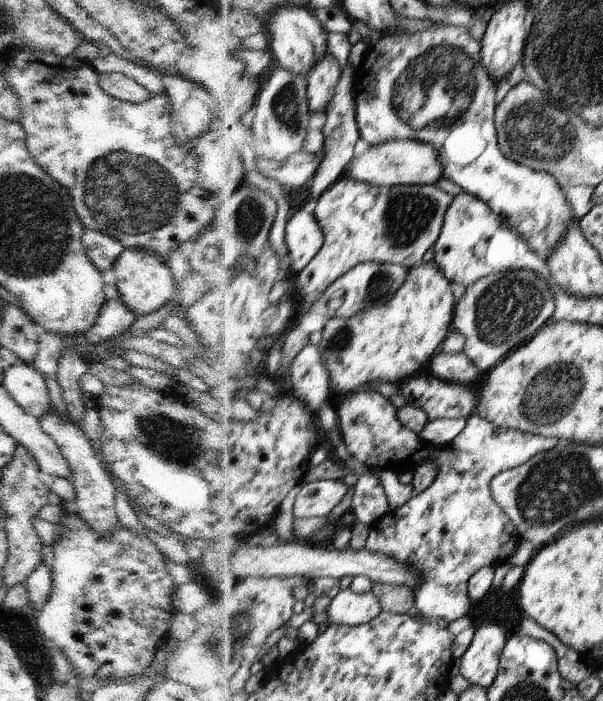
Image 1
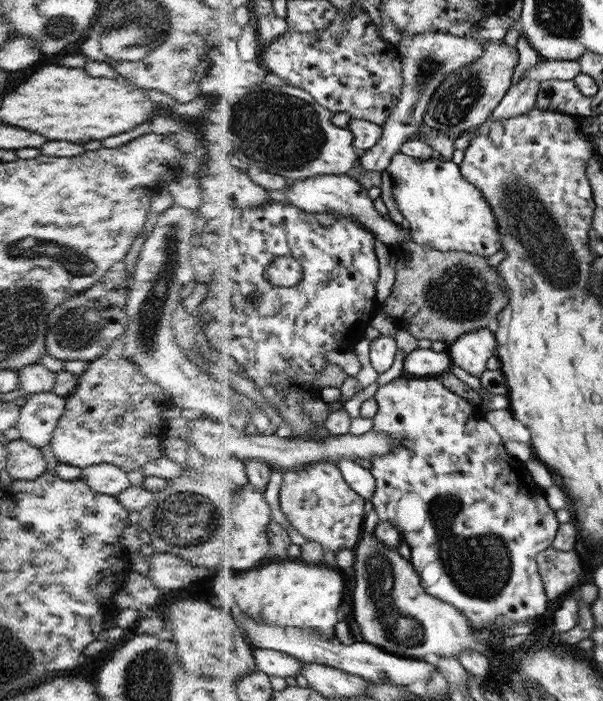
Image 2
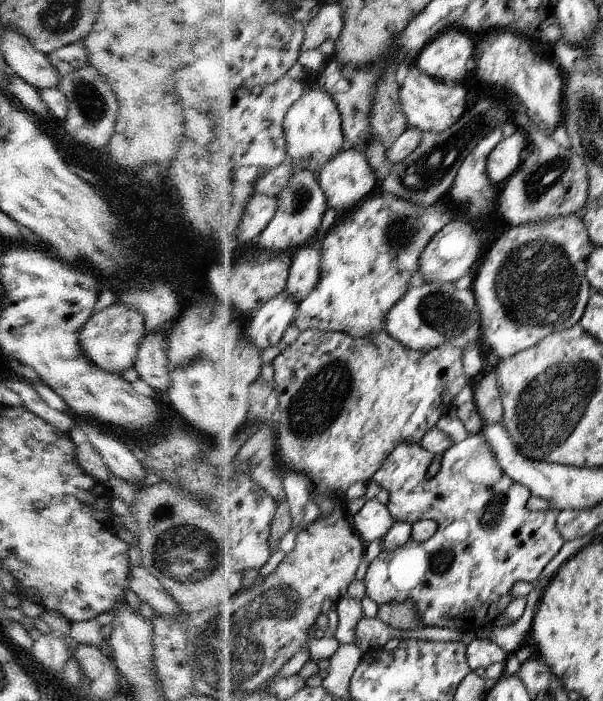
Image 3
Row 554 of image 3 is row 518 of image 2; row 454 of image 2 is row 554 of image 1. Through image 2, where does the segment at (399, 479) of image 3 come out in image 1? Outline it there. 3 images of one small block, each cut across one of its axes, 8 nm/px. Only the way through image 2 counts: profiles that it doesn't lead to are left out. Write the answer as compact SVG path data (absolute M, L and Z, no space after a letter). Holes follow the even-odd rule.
M364 389L350 397L334 398L334 406L338 414L341 435L347 442L350 452L357 459L364 461L370 469L412 466L417 471L417 468L424 464L439 466L436 482L428 490L416 495L406 506L392 510L371 526L366 548L375 553L391 556L393 559L397 558L401 563L421 573L421 583L415 592L416 605L421 616L430 621L446 619L451 623L469 617L468 611L472 606L468 594L469 578L481 568L496 567L508 562L508 555L522 539L511 517L494 500L490 481L497 474L524 464L535 454L560 446L561 440L556 437L543 437L534 433L497 427L480 415L472 414L467 418L466 430L453 444L440 448L425 443L417 433L408 428L401 421L399 408L393 400L380 391Z

